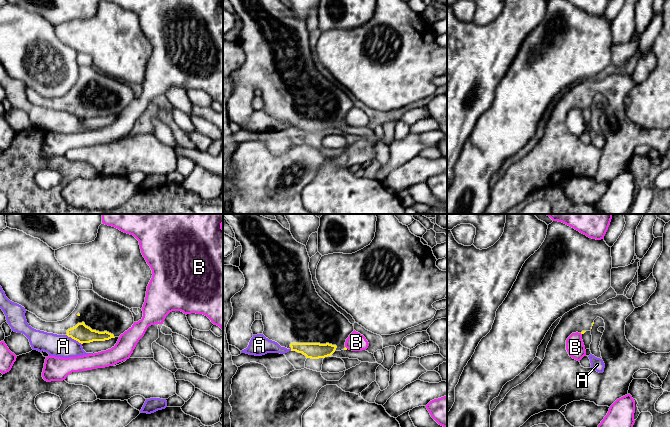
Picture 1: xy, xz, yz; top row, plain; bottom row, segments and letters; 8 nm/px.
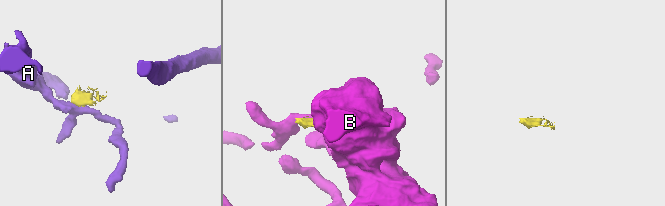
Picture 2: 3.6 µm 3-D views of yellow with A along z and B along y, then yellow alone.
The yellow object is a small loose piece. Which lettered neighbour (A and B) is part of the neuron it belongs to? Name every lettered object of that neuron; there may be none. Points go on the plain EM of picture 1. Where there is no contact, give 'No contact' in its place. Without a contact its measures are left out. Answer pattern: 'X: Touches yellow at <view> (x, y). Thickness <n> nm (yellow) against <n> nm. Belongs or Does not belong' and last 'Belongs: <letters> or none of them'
A: Touches yellow at xy (74, 115). Thickness 140 nm (yellow) against 180 nm. Does not belong
B: No contact. Does not belong
Belongs: none of them

